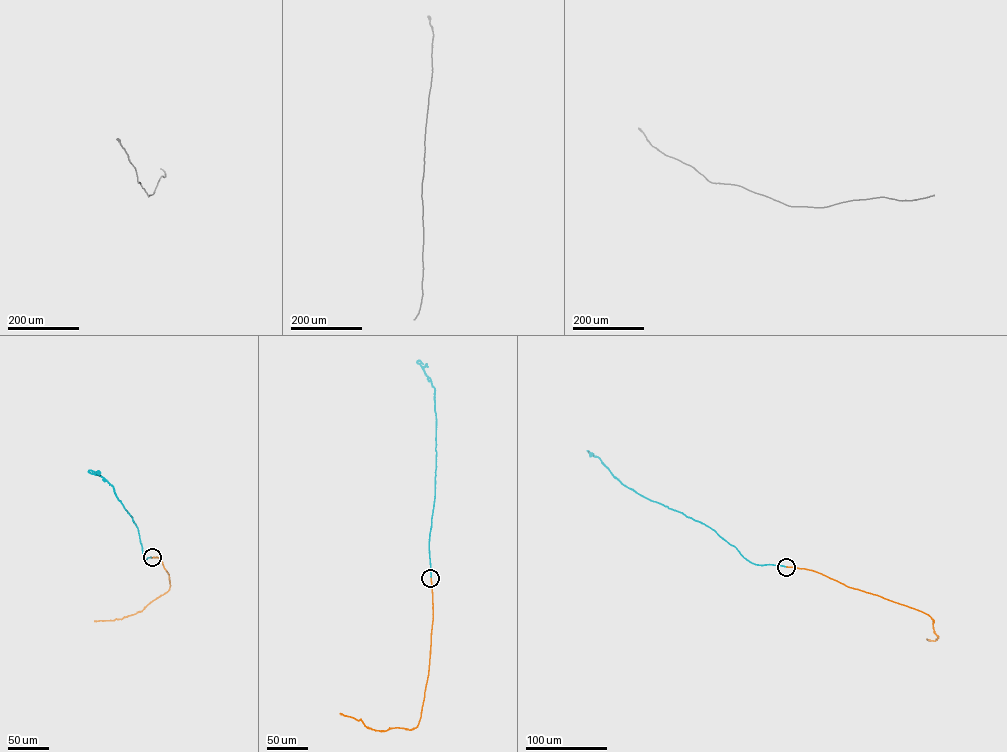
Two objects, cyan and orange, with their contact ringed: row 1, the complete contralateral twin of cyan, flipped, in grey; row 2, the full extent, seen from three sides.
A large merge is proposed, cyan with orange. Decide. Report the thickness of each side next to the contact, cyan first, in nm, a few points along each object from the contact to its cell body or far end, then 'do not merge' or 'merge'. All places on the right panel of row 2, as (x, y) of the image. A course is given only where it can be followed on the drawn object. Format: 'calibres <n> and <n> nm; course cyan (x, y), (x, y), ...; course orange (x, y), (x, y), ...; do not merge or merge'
calibres 240 and 280 nm; course cyan (786, 567), (751, 562), (710, 527), (623, 485), (599, 458), (590, 453); course orange (786, 567), (812, 570), (850, 587), (928, 614), (933, 620), (938, 637), (934, 641), (926, 638); merge

